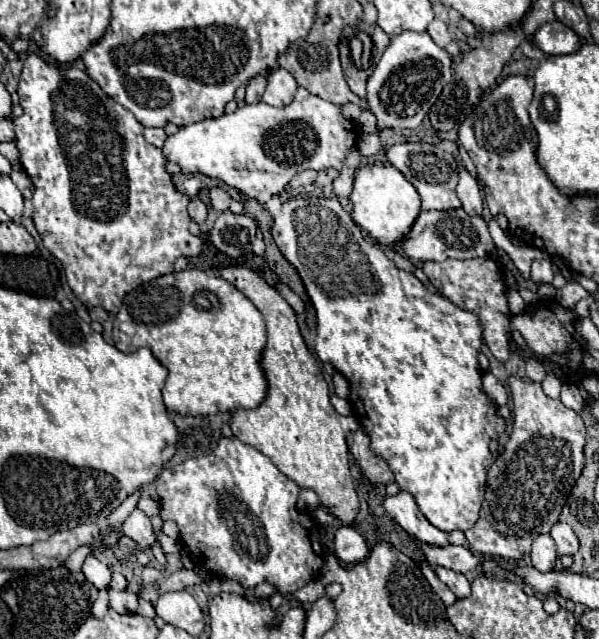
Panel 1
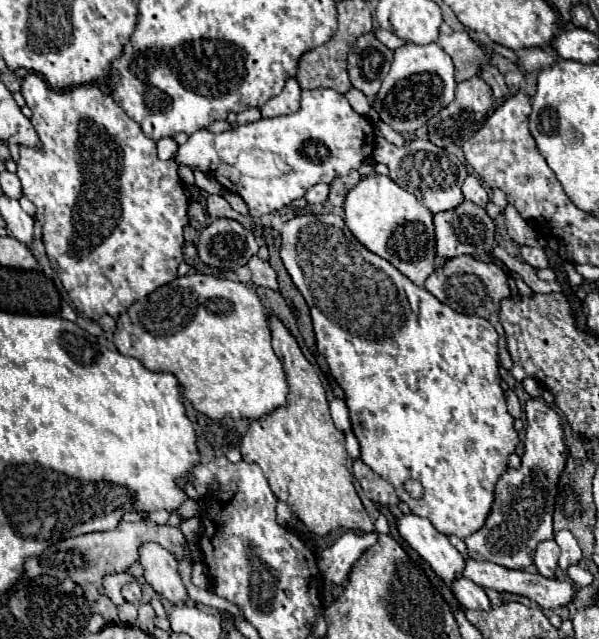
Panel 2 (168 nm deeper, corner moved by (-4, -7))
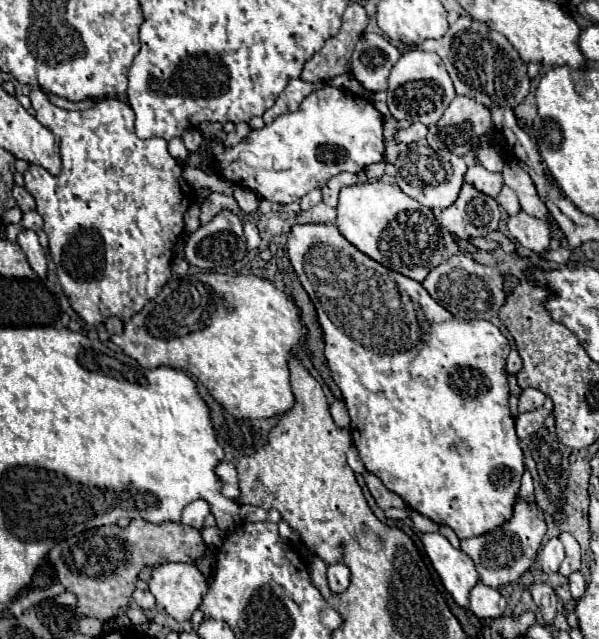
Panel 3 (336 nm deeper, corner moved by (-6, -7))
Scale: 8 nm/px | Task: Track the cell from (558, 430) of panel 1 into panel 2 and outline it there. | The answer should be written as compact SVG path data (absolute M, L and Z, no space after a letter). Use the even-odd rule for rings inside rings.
M528 399L524 411L526 411L526 437L524 437L524 455L520 457L522 465L518 469L508 469L498 479L496 491L494 491L494 505L492 505L492 511L490 511L486 523L484 523L484 527L478 529L474 535L470 535L466 539L468 557L488 559L488 561L504 565L508 569L526 569L528 565L532 565L536 545L540 541L544 541L544 539L552 539L554 537L554 531L552 531L554 503L556 503L558 483L560 483L560 479L564 475L566 455L568 455L568 447L564 443L564 427L562 427L560 415L554 409L550 409L544 401L538 401L538 399Z

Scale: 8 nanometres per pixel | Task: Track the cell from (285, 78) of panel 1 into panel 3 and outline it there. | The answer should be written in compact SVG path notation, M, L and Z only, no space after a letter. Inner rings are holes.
M290 79L288 87L282 91L282 95L276 99L274 107L270 107L266 113L264 113L264 123L272 123L278 115L284 115L284 113L290 113L290 111L296 111L302 103L304 97L308 97L312 91L320 89L322 83L308 83L308 81L302 81L302 79Z

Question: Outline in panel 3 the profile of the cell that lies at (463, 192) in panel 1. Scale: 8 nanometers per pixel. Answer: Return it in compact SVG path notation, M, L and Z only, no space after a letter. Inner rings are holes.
M474 165L474 167L468 167L466 171L466 181L472 183L478 191L490 195L490 197L496 197L504 185L504 179L500 173L492 173L488 169L484 169L482 165Z

